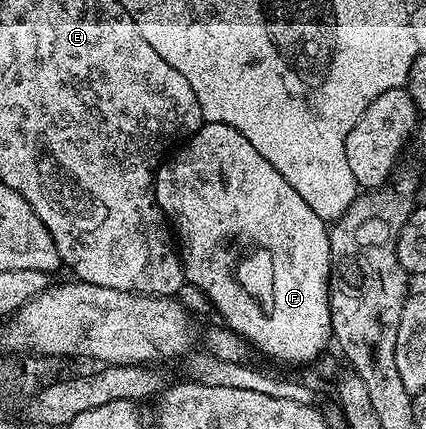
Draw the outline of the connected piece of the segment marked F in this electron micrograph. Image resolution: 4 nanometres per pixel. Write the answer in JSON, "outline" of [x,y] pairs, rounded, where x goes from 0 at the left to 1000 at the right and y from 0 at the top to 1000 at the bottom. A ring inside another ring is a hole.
{"outline":[[[474,287],[472,301],[455,317],[441,319],[371,392],[359,431],[369,478],[378,483],[378,494],[411,543],[437,655],[486,685],[500,706],[502,730],[519,727],[516,744],[528,762],[573,788],[596,823],[613,828],[615,821],[631,839],[653,839],[660,848],[735,848],[763,821],[761,811],[777,802],[782,779],[772,720],[772,531],[765,515],[754,513],[749,499],[739,499],[739,490],[711,471],[711,462],[702,462],[683,424],[674,424],[664,406],[655,406],[655,396],[646,396],[646,387],[636,387],[636,378],[627,378],[627,368],[617,368],[617,359],[608,359],[608,350],[599,350],[599,340],[589,340],[570,312],[561,312],[561,303],[552,303],[552,294]]]}

